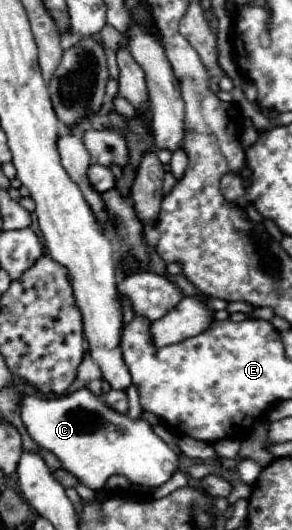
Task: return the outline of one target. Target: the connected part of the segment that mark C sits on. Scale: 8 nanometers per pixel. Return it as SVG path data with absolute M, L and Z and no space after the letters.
M87 388L63 398L25 396L21 400L21 418L29 436L41 448L53 452L67 472L93 490L101 490L113 474L129 478L131 484L155 488L165 484L179 466L177 452L153 432L149 422L131 420L111 410Z

